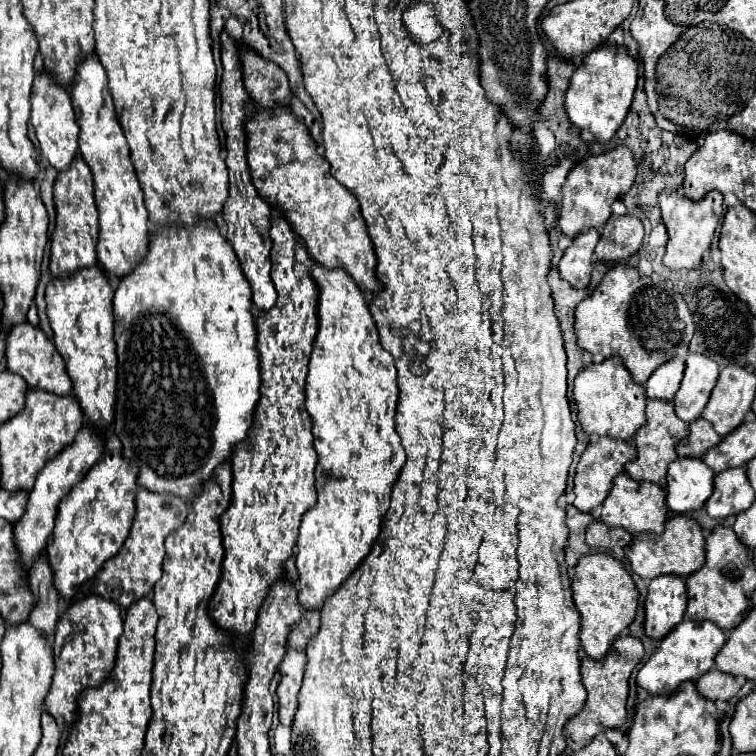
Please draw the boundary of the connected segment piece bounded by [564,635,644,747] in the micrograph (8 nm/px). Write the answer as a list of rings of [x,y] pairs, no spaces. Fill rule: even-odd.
[[[632,635],[618,637],[608,655],[604,659],[582,659],[582,685],[586,687],[586,703],[584,709],[572,717],[566,723],[566,737],[570,737],[578,745],[588,745],[598,733],[604,733],[606,729],[620,729],[626,723],[626,699],[628,699],[628,679],[632,675],[632,669],[640,663],[644,657],[644,645],[640,639]]]

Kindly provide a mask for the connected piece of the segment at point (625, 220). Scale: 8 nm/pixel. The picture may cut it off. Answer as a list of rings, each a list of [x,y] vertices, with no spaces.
[[[612,215],[602,229],[594,255],[596,259],[606,263],[626,261],[640,249],[642,239],[644,239],[644,227],[638,217]]]

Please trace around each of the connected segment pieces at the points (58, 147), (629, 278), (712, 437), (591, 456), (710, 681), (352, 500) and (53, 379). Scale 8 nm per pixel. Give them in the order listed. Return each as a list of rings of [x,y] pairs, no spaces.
[[[42,69],[36,75],[36,79],[34,79],[30,123],[36,129],[36,137],[40,141],[40,147],[42,147],[42,153],[44,153],[46,161],[54,169],[62,171],[62,169],[68,169],[70,161],[74,159],[74,155],[78,151],[78,133],[80,133],[80,127],[76,123],[76,115],[74,115],[74,109],[72,109],[68,91],[62,85],[54,83],[50,77],[52,75],[46,69]]]
[[[624,263],[612,267],[604,275],[600,285],[594,289],[594,293],[588,299],[584,299],[582,303],[578,303],[574,329],[576,329],[578,345],[584,351],[588,351],[592,355],[602,353],[604,357],[618,355],[624,361],[624,365],[628,367],[628,371],[632,373],[632,379],[642,385],[646,383],[646,379],[652,375],[652,371],[656,367],[660,367],[662,363],[676,357],[680,347],[688,345],[694,335],[694,323],[692,323],[684,297],[676,289],[668,289],[662,281],[658,281],[654,277],[644,277],[634,267],[624,265]]]
[[[696,419],[690,423],[690,435],[678,443],[678,457],[702,457],[710,447],[720,443],[720,435],[706,419]]]
[[[600,437],[596,443],[590,443],[586,447],[586,451],[580,457],[578,469],[576,469],[576,477],[574,477],[574,507],[578,511],[590,513],[594,507],[602,505],[602,501],[606,499],[606,495],[610,493],[612,481],[614,477],[618,477],[624,471],[624,465],[628,461],[632,461],[636,457],[636,447],[628,441],[616,441],[616,439],[608,439],[608,437]]]
[[[712,669],[710,673],[706,673],[706,677],[700,677],[696,681],[696,689],[702,697],[706,697],[710,701],[718,701],[718,699],[728,701],[730,697],[734,697],[738,693],[740,685],[732,675]]]
[[[314,265],[314,279],[318,281],[318,335],[314,351],[308,363],[306,381],[306,409],[312,417],[314,449],[318,453],[316,465],[316,491],[318,501],[302,515],[300,535],[296,543],[296,567],[298,567],[298,603],[310,611],[322,609],[326,597],[330,597],[358,567],[358,563],[370,553],[374,541],[380,535],[380,523],[390,507],[392,487],[406,461],[400,437],[394,429],[394,413],[398,403],[396,367],[380,347],[376,323],[364,301],[364,293],[346,271],[328,271],[322,265]]]
[[[30,323],[14,325],[6,337],[6,363],[8,369],[20,375],[28,387],[32,389],[44,389],[54,395],[70,395],[72,393],[72,381],[66,373],[62,355],[56,351],[54,343],[44,335],[40,327],[34,327]]]

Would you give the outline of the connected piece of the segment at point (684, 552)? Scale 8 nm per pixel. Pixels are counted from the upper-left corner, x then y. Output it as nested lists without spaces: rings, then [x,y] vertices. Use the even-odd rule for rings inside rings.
[[[676,515],[668,519],[666,531],[662,535],[656,533],[638,533],[632,537],[632,545],[626,547],[626,557],[630,561],[630,567],[634,573],[638,573],[642,579],[654,579],[658,575],[682,575],[688,577],[690,573],[702,569],[704,565],[704,535],[696,519]]]

